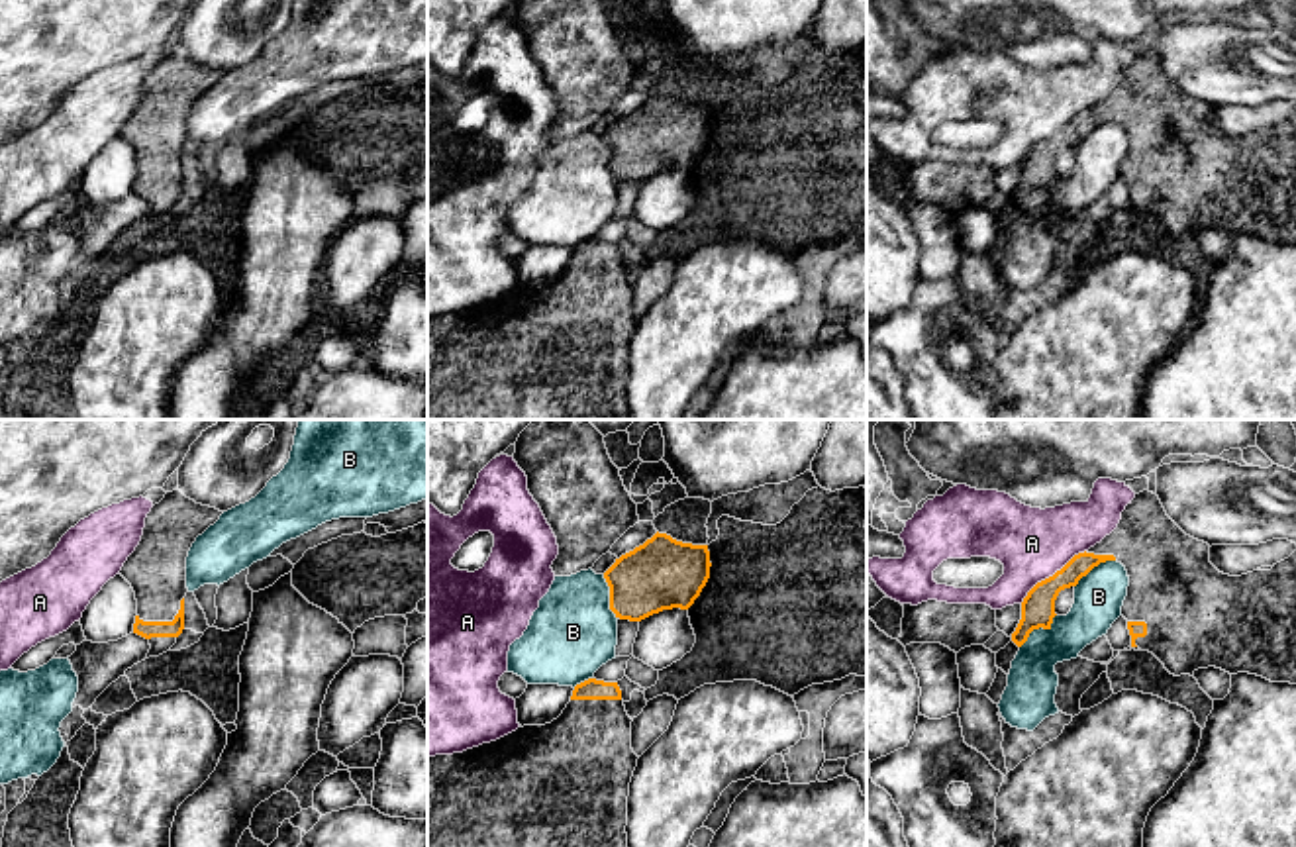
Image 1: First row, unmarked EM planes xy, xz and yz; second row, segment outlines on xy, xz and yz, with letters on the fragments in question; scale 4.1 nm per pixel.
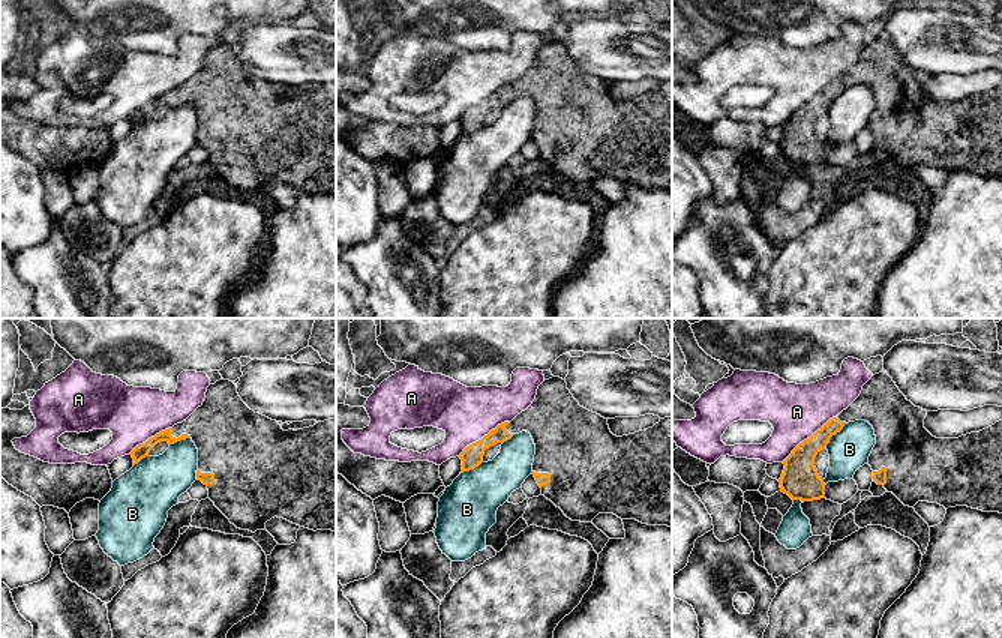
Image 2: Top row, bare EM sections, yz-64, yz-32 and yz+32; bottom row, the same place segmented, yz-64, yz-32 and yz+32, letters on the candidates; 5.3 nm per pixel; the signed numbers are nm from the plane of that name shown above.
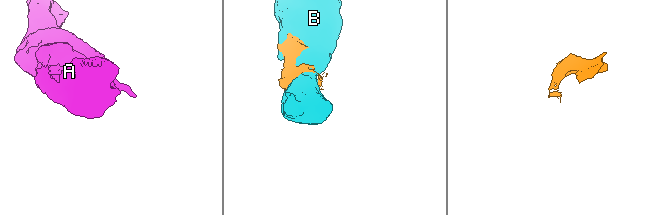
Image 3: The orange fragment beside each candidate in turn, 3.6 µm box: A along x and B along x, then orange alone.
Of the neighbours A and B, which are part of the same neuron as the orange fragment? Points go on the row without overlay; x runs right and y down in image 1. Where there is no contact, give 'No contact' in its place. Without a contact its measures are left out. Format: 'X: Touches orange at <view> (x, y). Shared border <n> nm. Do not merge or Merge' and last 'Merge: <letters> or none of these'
A: Touches orange at yz (1053, 136). Shared border 340 nm. Do not merge
B: Touches orange at yz (1038, 189). Shared border 200 nm. Do not merge
Merge: none of these

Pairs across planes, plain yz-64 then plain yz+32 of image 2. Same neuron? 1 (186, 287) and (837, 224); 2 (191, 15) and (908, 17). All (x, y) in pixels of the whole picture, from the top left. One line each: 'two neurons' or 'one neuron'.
1: one neuron
2: two neurons

